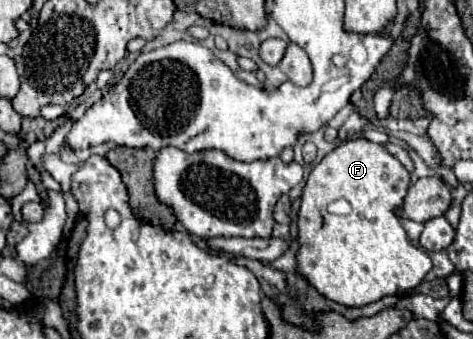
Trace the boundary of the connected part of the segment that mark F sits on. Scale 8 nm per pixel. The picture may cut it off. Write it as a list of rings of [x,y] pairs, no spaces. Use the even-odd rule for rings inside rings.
[[[358,138],[358,140],[348,140],[338,148],[334,148],[310,172],[300,196],[302,198],[298,210],[300,248],[296,252],[296,262],[298,262],[296,272],[304,276],[310,282],[310,286],[314,286],[324,298],[348,308],[362,308],[384,296],[396,296],[402,294],[402,290],[410,290],[410,286],[418,286],[430,272],[432,260],[422,248],[414,246],[406,238],[400,218],[396,216],[396,210],[402,206],[408,188],[410,188],[408,170],[394,156],[390,156],[380,144],[368,142],[366,138]],[[338,198],[346,198],[352,204],[352,212],[348,216],[336,216],[326,212],[326,204]]]

